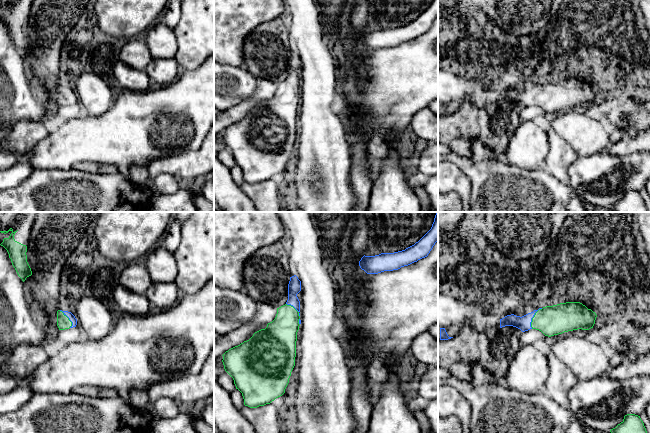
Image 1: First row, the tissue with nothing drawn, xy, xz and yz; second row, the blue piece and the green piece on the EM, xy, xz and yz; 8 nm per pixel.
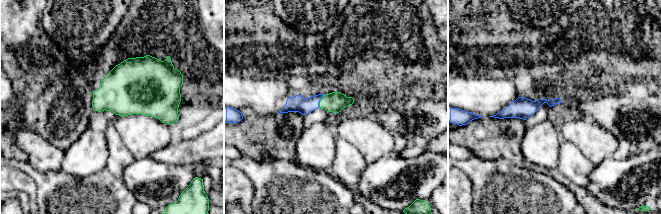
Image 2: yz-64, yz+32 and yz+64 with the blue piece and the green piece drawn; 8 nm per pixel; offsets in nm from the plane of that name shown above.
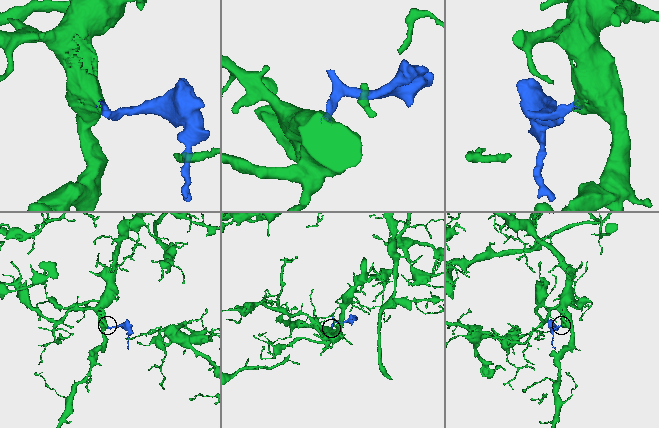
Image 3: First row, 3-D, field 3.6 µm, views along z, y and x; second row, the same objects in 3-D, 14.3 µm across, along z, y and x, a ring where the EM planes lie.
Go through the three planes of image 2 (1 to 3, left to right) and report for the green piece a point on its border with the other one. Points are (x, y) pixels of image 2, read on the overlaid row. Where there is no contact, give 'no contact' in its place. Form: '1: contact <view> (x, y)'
1: no contact
2: contact yz+32 (320, 99)
3: no contact

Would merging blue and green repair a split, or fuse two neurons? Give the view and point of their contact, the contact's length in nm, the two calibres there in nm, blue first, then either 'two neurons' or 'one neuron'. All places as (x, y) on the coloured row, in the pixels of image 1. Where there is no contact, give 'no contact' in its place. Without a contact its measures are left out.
meets blue in yz at (533, 316); contact 190 nm long; 120 nm thick on the blue side, 240 nm on the other; one neuron

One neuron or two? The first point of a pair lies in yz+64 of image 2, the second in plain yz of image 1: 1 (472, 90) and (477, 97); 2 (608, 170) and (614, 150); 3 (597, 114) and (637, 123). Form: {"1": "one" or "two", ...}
{"1": "one", "2": "two", "3": "one"}

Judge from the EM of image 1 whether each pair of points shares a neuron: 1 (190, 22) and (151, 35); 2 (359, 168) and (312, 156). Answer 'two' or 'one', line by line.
1: two
2: two

